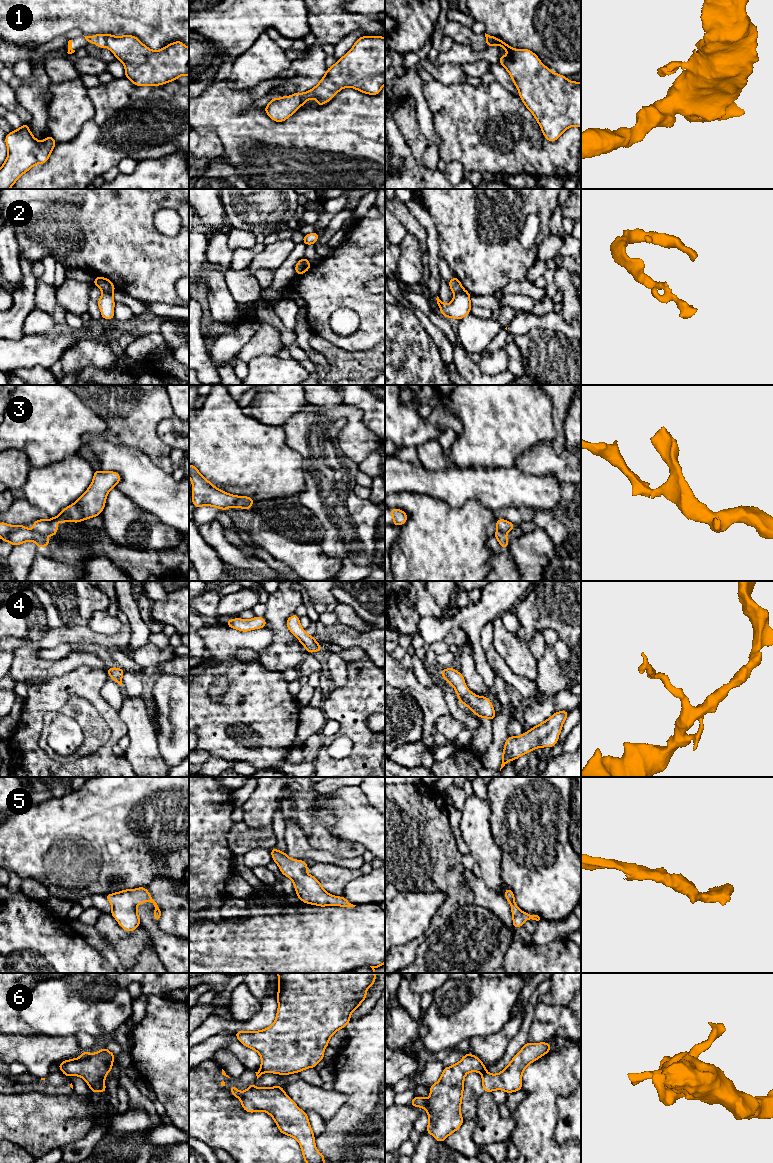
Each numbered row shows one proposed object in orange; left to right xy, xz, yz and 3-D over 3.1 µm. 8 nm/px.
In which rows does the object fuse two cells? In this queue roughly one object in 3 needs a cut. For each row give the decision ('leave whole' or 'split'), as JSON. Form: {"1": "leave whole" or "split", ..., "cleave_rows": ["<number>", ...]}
{"1": "split", "2": "split", "3": "split", "4": "leave whole", "5": "leave whole", "6": "split", "cleave_rows": ["1", "2", "3", "6"]}

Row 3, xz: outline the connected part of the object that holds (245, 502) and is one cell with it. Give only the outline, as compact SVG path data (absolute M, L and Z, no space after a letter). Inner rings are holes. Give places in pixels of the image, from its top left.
M238 496L233 507L243 508L245 510L250 510L252 504L255 504L255 500L251 499L248 496Z

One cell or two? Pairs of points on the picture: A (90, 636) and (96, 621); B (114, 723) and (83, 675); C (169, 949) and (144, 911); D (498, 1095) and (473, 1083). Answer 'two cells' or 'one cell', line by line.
A: two cells
B: one cell
C: one cell
D: two cells

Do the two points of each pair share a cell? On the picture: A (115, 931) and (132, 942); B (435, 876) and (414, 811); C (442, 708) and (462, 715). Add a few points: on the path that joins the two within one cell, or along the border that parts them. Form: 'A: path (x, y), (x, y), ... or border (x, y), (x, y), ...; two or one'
A: path (119, 935), (128, 942); one
B: path (419, 860), (414, 849), (414, 827); one
C: border (440, 688), (444, 693), (444, 699), (451, 714); two

